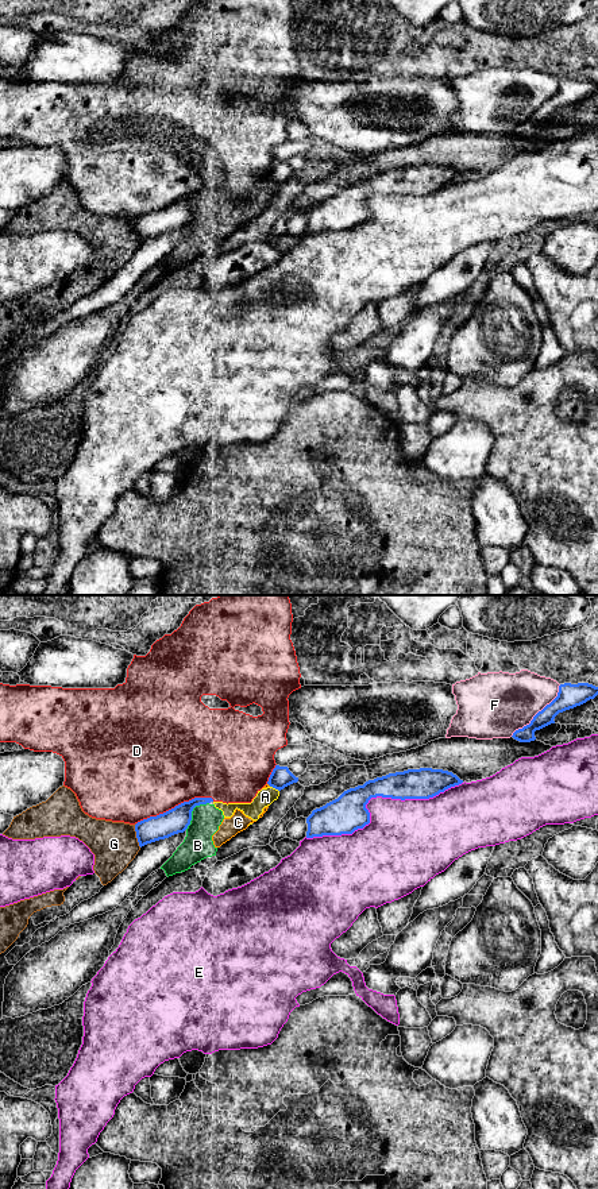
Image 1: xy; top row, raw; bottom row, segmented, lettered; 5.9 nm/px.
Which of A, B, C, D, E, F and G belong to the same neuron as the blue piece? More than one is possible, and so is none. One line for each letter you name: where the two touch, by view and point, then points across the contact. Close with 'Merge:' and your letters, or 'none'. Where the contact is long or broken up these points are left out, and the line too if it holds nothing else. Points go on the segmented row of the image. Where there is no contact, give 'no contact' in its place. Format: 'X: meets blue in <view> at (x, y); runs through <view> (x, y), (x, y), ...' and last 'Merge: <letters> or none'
Merge: none

